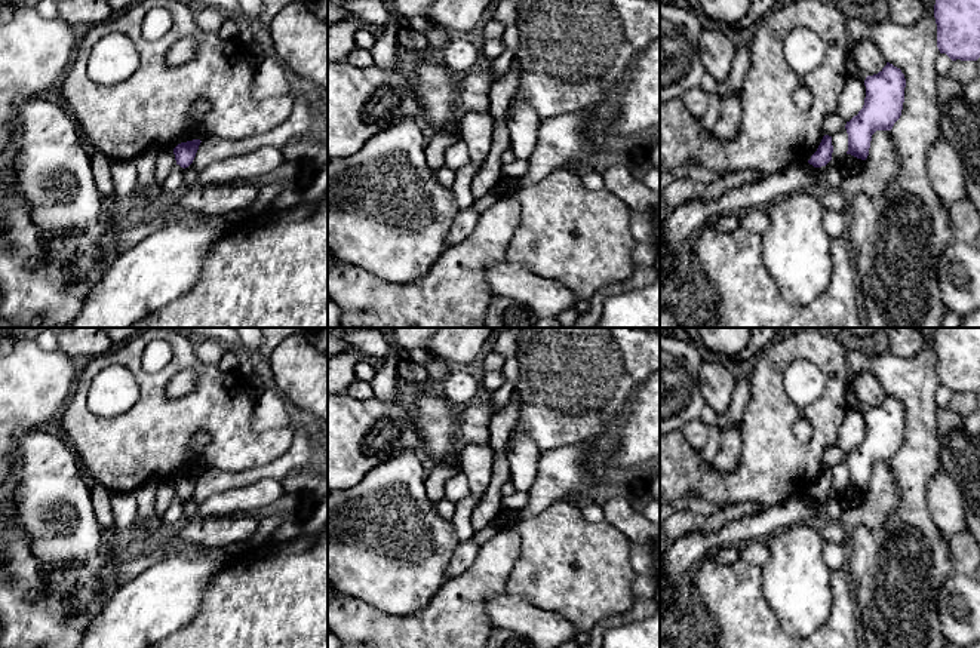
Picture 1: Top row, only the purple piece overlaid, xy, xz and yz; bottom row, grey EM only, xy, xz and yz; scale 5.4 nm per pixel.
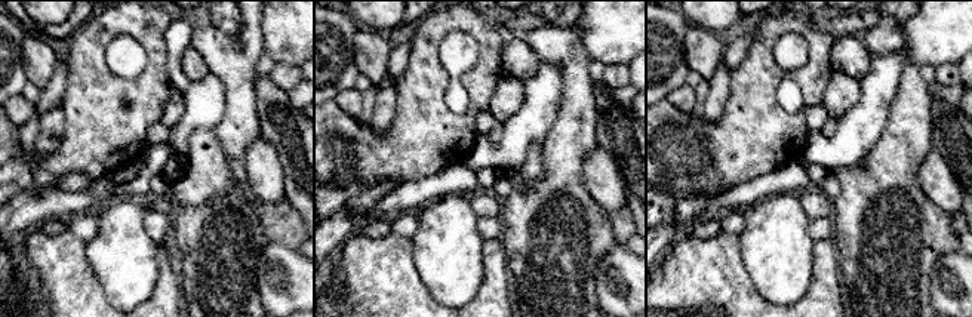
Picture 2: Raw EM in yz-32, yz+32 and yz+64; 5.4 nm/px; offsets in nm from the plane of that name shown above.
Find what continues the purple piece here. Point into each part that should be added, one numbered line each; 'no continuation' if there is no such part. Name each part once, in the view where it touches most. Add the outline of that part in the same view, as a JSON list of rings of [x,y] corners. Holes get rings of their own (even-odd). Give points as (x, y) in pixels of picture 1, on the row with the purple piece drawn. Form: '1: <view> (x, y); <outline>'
no continuation

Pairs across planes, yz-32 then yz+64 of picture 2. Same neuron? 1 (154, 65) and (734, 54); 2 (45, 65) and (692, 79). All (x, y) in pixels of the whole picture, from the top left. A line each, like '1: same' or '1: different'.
1: different
2: different

